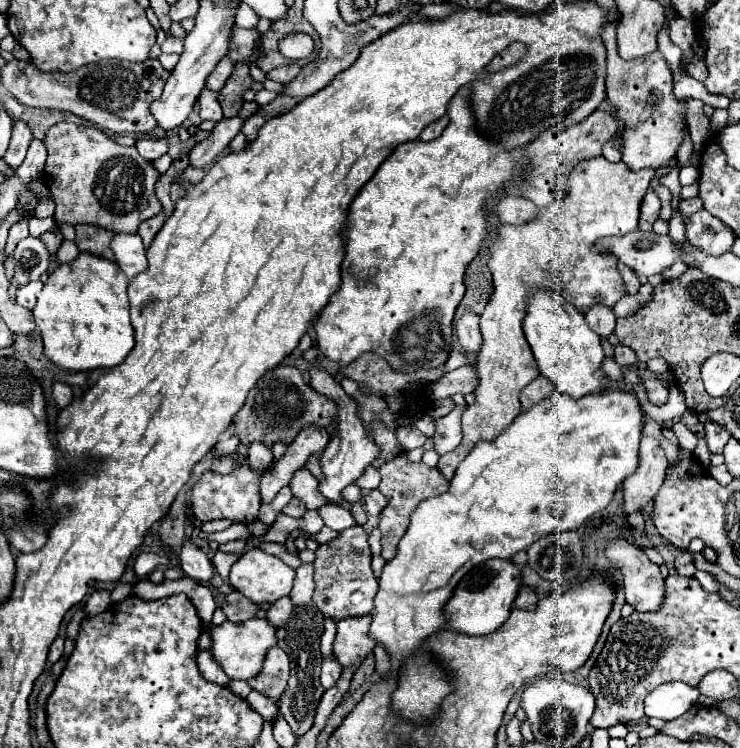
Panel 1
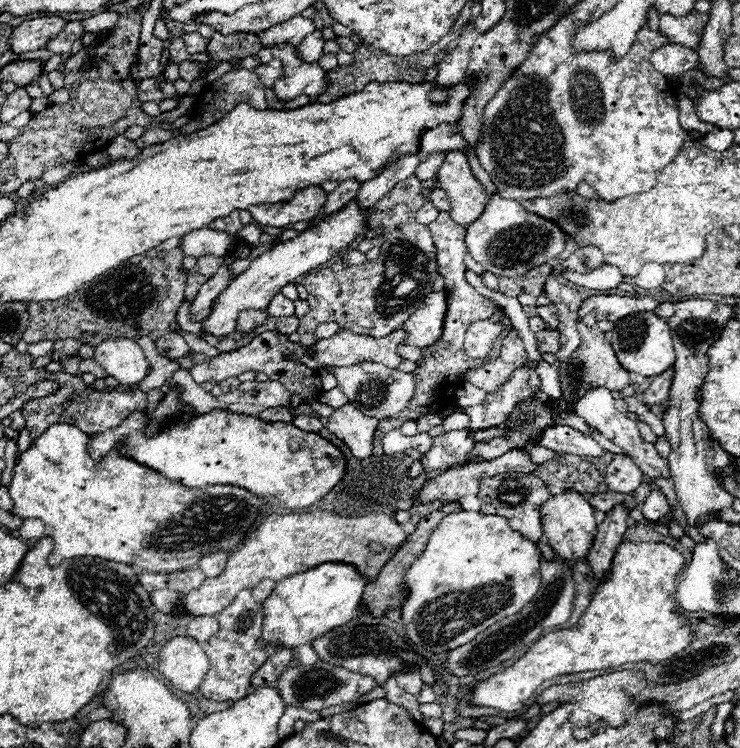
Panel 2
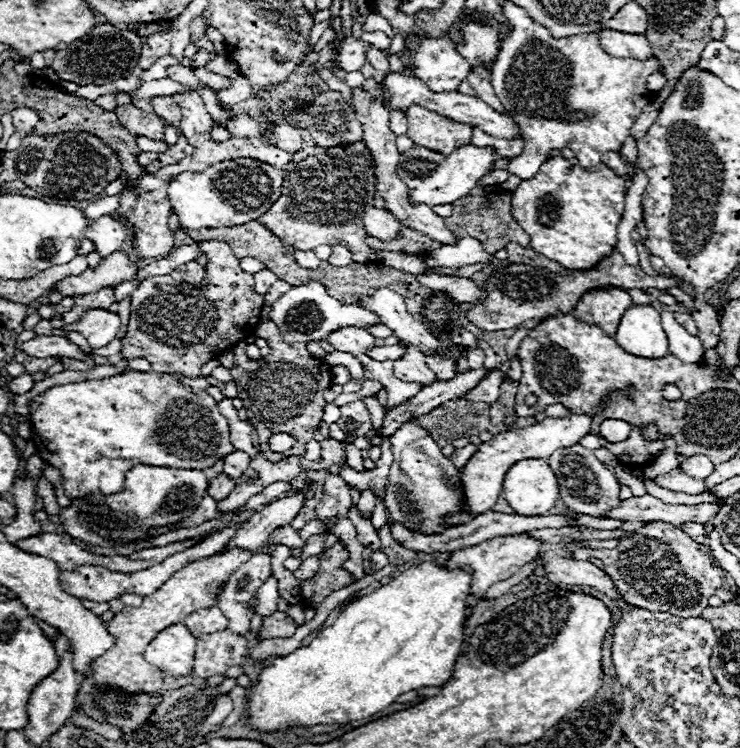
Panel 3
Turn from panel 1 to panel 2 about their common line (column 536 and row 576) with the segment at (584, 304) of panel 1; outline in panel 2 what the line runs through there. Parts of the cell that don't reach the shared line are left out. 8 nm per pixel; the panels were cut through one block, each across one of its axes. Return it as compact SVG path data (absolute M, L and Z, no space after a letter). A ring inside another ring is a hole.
M326 510L302 514L270 514L254 530L254 534L248 536L244 544L228 556L228 564L220 576L206 578L198 590L182 594L182 608L186 616L192 618L202 614L216 616L234 600L234 596L242 588L254 588L260 580L266 578L276 582L292 574L304 572L306 568L314 568L326 560L354 564L358 572L366 574L366 578L372 582L406 538L406 532L394 518L376 512L366 516L340 516ZM370 542L380 542L384 546L384 552L374 554L368 548Z

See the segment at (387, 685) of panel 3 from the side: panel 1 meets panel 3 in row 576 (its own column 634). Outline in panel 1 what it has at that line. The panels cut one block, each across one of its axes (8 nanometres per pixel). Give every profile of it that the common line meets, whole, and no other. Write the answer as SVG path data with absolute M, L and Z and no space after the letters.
M606 388L574 400L556 390L552 396L532 406L532 410L522 412L498 438L478 442L468 458L460 462L450 480L450 488L436 498L420 502L412 512L412 522L398 544L396 556L386 562L382 570L370 626L370 634L376 642L384 644L392 656L402 656L398 688L392 694L392 710L396 710L396 714L422 724L436 714L446 690L452 690L448 674L440 674L440 666L432 666L432 658L426 654L416 656L422 642L440 630L440 602L452 594L452 586L456 586L472 566L490 558L512 558L536 540L554 532L576 530L582 522L604 510L624 478L638 468L640 436L642 410L632 392Z

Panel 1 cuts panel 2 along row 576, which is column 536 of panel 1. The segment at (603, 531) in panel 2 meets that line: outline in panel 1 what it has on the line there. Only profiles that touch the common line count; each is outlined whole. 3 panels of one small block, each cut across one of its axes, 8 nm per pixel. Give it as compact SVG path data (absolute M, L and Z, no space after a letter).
M520 586L518 596L514 600L514 606L516 608L524 608L524 610L532 610L532 608L536 608L536 602L538 602L538 596L532 592L532 588Z

